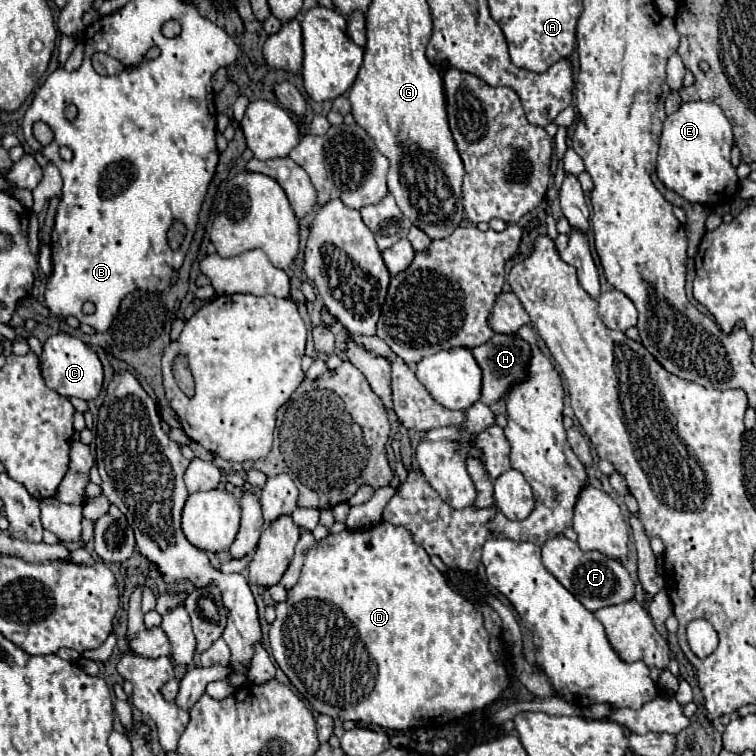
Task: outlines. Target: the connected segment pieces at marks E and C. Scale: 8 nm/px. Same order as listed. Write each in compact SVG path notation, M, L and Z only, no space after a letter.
M712 101L682 103L680 109L666 117L656 163L658 179L690 203L708 203L710 207L730 203L738 193L738 175L730 165L732 125L722 109Z
M56 333L46 339L42 357L44 357L42 377L50 389L54 389L56 393L64 397L78 397L84 401L98 397L102 389L102 363L98 355L90 351L80 339L66 335L66 333Z

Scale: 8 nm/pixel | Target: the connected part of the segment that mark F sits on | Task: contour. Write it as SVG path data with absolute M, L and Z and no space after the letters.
M564 535L550 539L542 547L542 563L588 611L626 603L634 597L634 583L618 559L606 557L600 551L582 551L578 543L566 539Z

